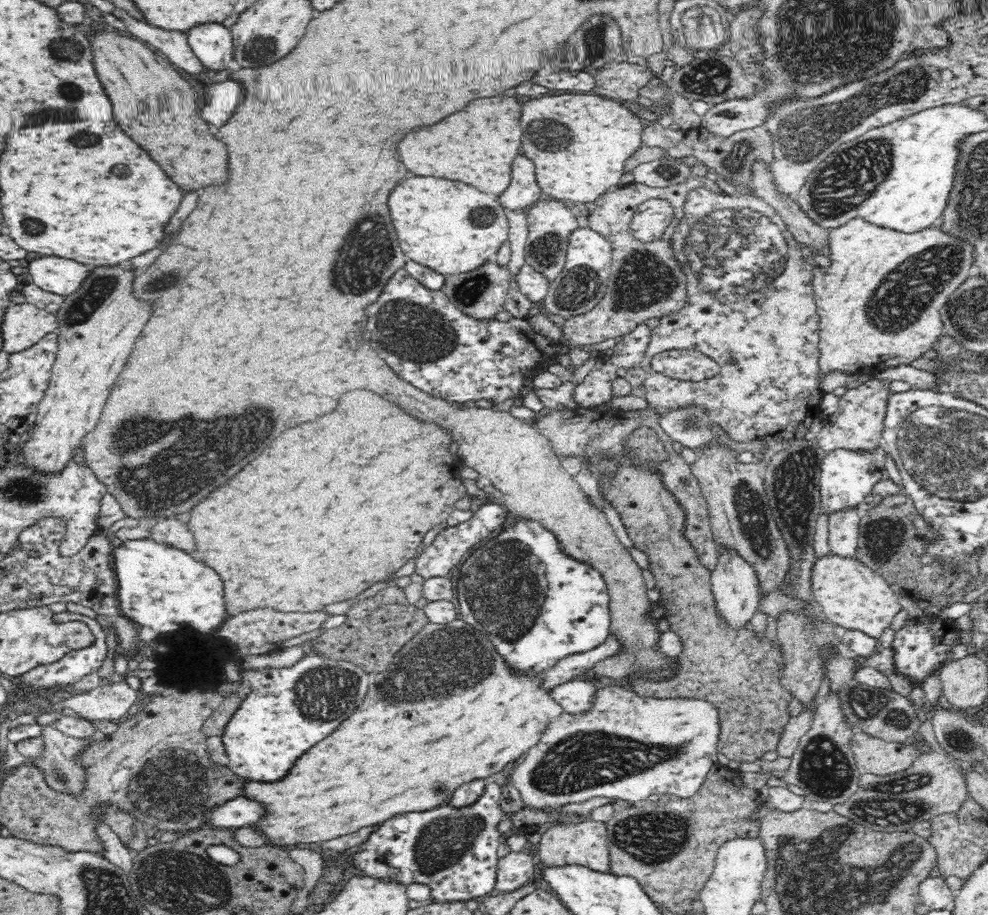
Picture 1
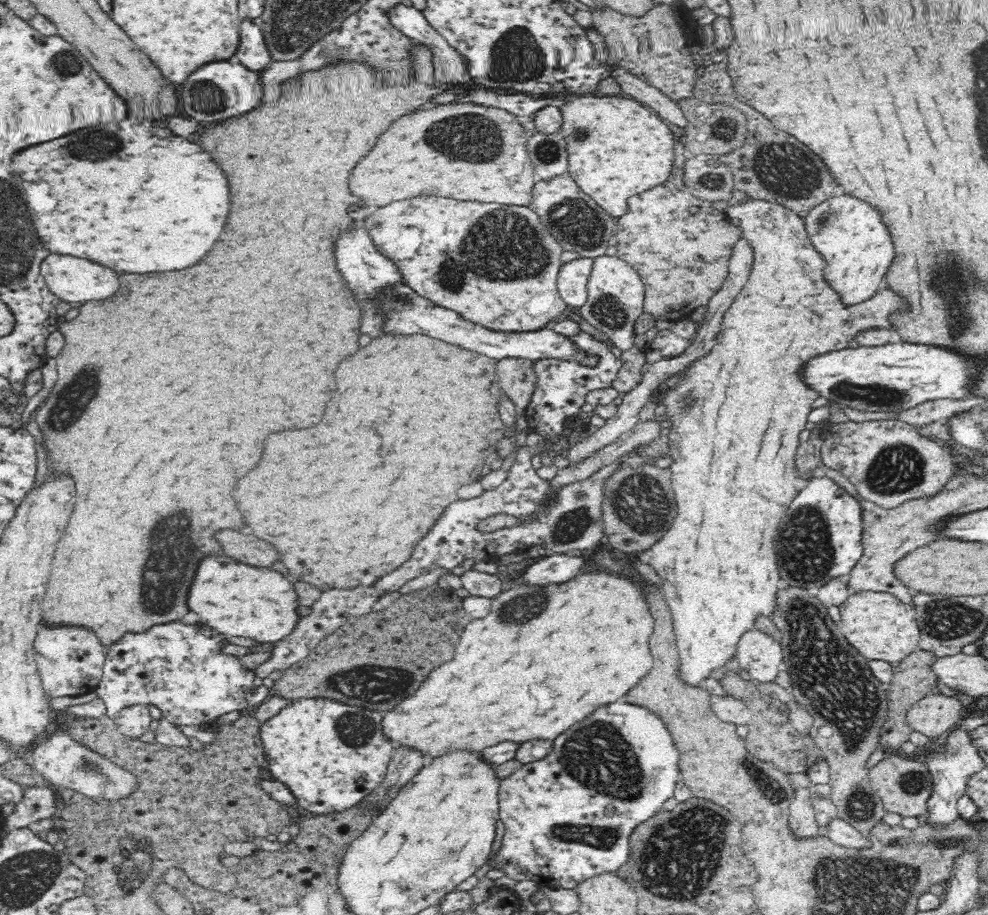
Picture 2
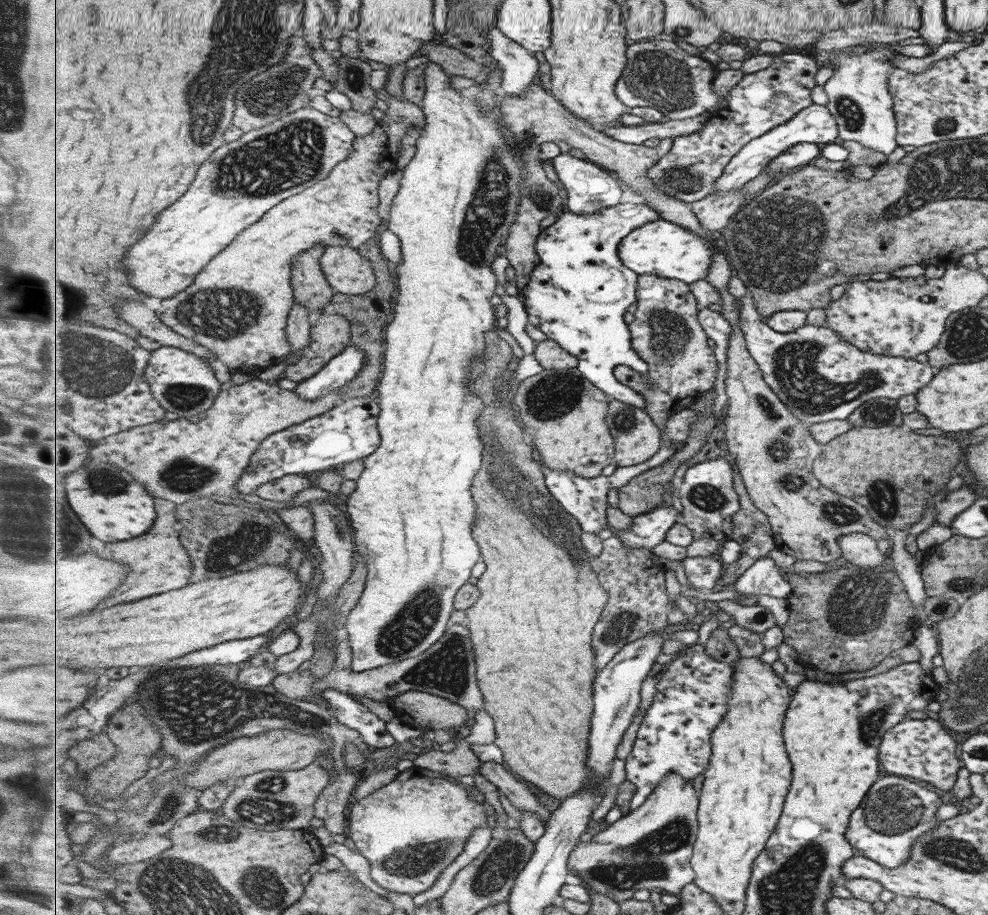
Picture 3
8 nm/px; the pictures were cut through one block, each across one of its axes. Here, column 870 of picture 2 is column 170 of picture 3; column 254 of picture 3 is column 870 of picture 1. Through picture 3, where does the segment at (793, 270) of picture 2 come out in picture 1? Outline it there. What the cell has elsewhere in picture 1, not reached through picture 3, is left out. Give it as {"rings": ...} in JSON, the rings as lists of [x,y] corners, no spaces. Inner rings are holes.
{"rings":[[[854,218],[848,224],[840,228],[830,229],[828,231],[827,240],[827,257],[830,260],[828,266],[820,266],[811,260],[811,254],[807,251],[802,257],[808,260],[811,265],[811,289],[812,296],[815,300],[816,312],[819,318],[819,381],[823,381],[826,376],[830,376],[832,372],[846,372],[846,374],[859,374],[870,366],[882,370],[886,367],[895,367],[904,364],[910,364],[914,360],[918,360],[922,354],[933,350],[934,344],[942,337],[943,324],[941,322],[941,308],[947,304],[952,297],[952,292],[958,290],[960,284],[968,278],[968,270],[972,266],[972,246],[958,242],[954,238],[950,238],[949,234],[942,234],[940,228],[932,226],[928,230],[922,230],[918,234],[898,234],[888,229],[880,229],[878,226],[871,225],[869,222],[863,221],[861,218]]]}

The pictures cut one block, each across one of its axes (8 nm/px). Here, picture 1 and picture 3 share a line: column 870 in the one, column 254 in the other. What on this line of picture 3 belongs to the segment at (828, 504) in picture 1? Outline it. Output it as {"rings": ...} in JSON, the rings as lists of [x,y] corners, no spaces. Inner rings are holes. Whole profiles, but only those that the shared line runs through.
{"rings":[[[376,395],[372,397],[358,397],[347,400],[311,420],[273,433],[261,443],[261,446],[252,455],[249,466],[244,470],[240,478],[240,484],[238,484],[240,493],[249,494],[249,492],[252,492],[252,494],[256,494],[256,490],[266,482],[276,481],[278,478],[283,478],[290,474],[327,471],[328,469],[340,468],[345,464],[355,462],[355,460],[366,460],[374,453],[377,453],[377,449],[380,448],[382,441],[378,426],[380,414],[381,405]]]}

